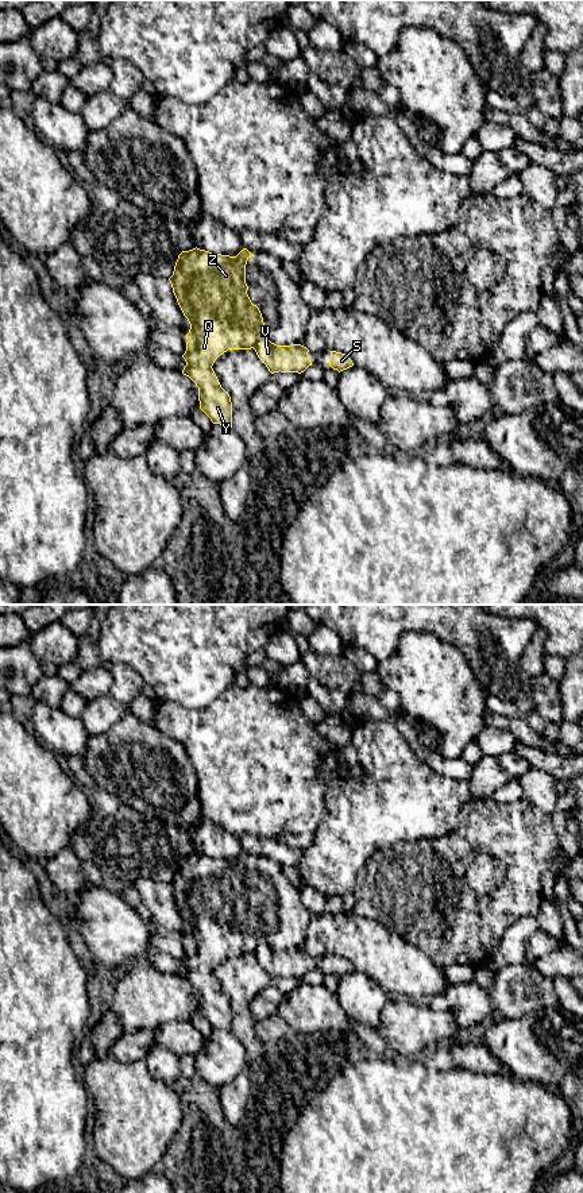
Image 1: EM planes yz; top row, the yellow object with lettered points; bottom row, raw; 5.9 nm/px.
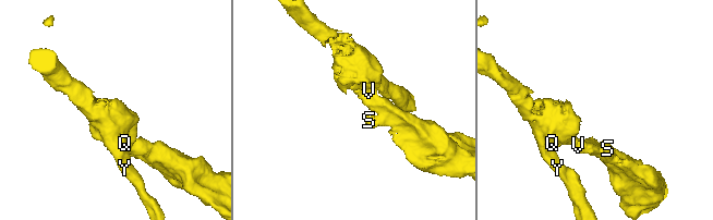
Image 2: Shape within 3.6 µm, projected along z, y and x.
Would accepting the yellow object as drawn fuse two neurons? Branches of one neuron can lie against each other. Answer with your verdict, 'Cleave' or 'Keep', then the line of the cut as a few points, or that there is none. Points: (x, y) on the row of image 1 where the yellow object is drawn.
Cleave. Split along yz (262, 331), (253, 347)

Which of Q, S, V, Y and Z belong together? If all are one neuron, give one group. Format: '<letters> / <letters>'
Q Y Z / S V

